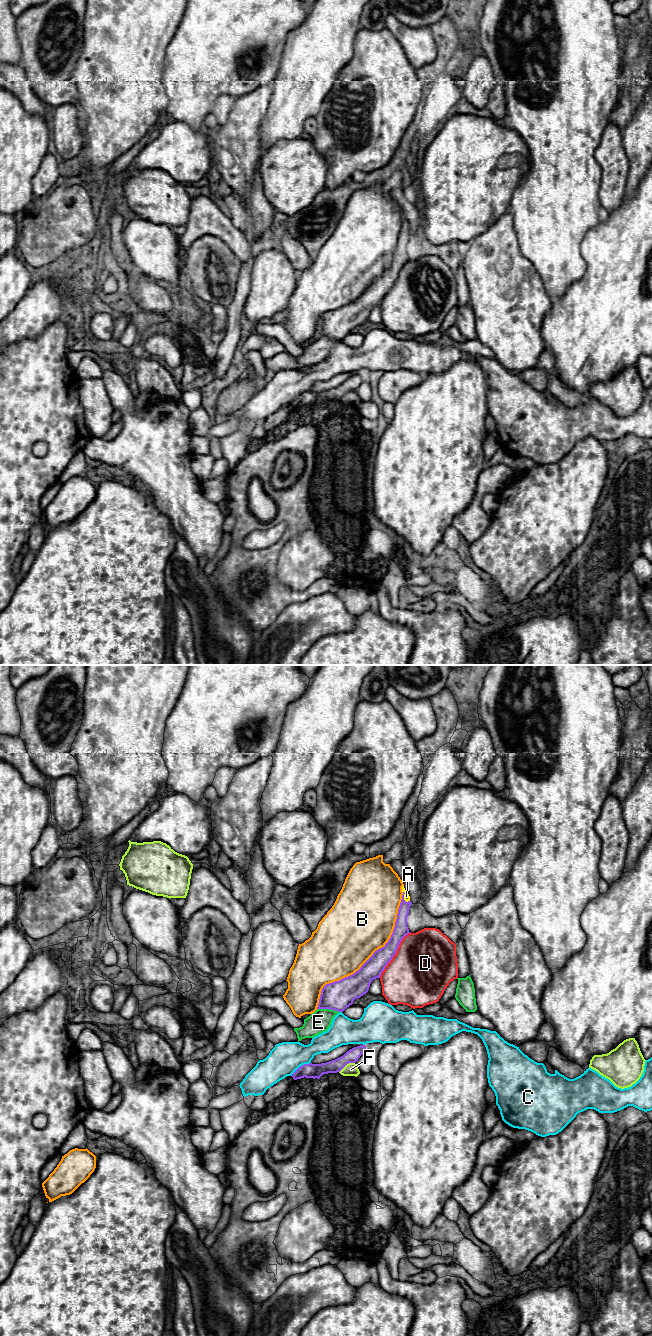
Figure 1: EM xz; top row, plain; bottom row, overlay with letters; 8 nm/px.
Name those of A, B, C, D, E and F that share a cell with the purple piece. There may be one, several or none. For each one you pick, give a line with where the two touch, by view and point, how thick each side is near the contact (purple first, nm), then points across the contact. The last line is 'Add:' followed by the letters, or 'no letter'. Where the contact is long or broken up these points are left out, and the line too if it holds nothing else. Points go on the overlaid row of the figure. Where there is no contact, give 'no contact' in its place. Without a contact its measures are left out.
A: meets purple in xz at (403, 897); 110 nm thick on the purple side, 50 nm on the other; runs through xz (401, 928), (403, 897), (406, 896)
Add: A

